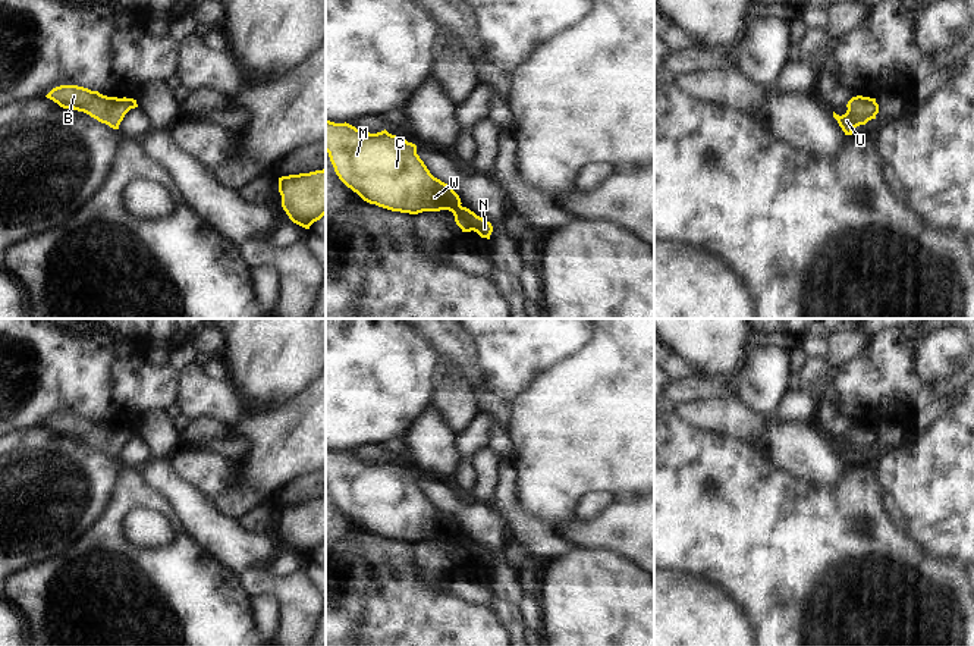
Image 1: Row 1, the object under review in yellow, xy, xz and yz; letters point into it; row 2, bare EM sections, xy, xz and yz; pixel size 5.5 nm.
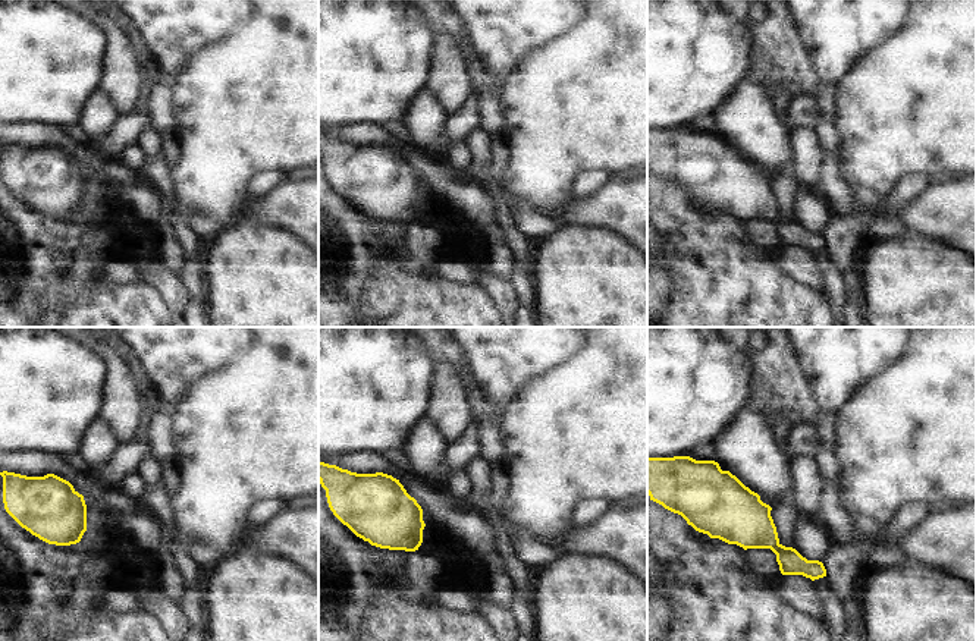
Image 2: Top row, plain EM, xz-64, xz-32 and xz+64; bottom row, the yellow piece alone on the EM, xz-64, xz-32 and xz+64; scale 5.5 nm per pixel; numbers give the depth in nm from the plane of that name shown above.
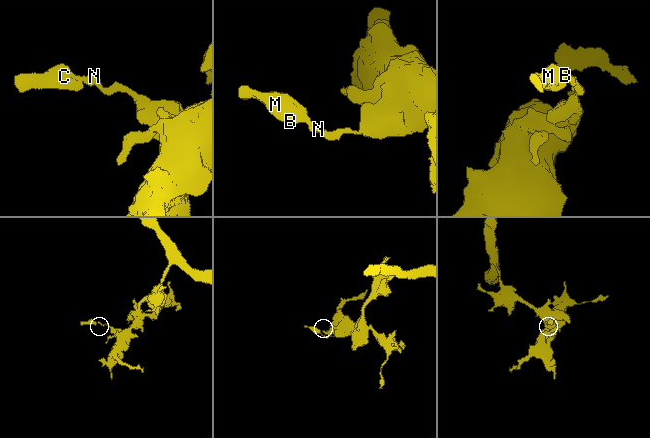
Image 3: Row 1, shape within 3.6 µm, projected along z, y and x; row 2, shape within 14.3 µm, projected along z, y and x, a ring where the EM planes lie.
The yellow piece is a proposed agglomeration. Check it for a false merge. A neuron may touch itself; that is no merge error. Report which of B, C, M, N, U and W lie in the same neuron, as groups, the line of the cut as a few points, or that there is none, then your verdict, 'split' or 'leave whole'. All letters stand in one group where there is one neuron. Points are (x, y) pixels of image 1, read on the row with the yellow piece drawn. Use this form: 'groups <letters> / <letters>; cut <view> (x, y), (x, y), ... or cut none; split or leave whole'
groups B C M N U W; cut none; leave whole

